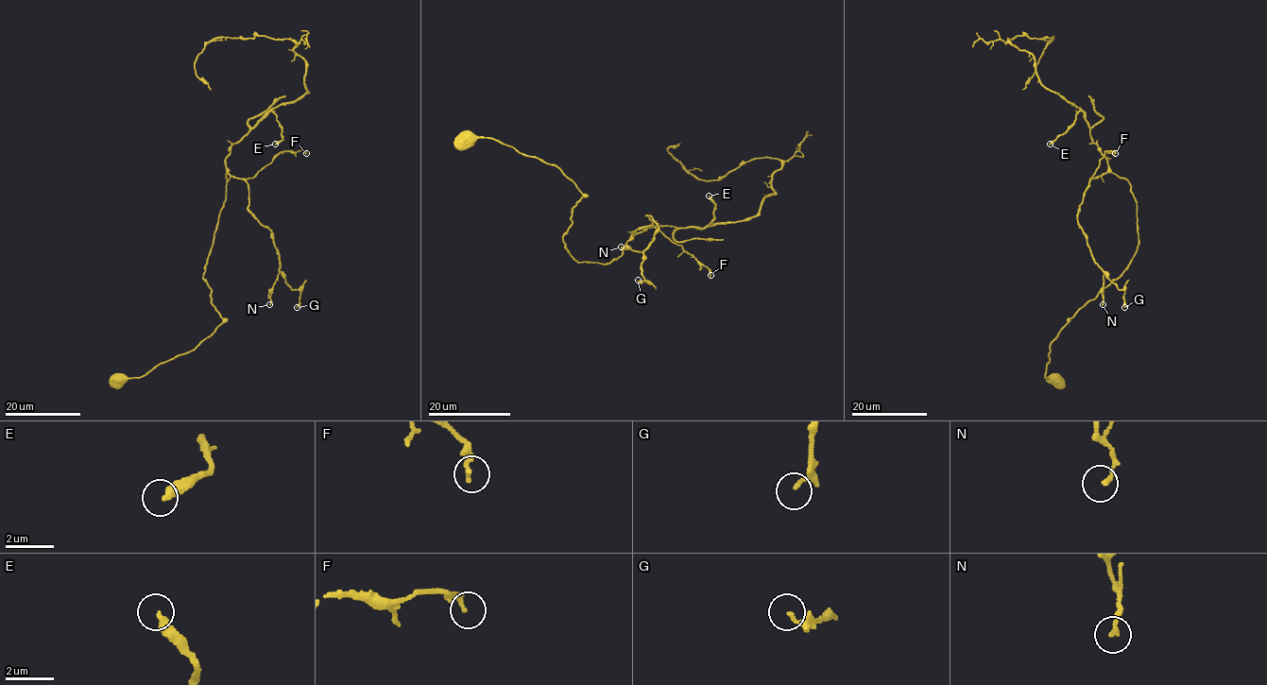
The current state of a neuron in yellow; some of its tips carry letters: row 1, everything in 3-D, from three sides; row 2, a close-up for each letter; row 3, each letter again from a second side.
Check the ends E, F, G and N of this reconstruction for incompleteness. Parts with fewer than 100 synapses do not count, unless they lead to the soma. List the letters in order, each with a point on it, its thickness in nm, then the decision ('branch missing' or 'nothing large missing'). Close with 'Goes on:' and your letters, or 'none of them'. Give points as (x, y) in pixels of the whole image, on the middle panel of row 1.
E: (709, 196) | 360 nm | nothing large missing
F: (710, 275) | 220 nm | nothing large missing
G: (638, 280) | 190 nm | nothing large missing
N: (621, 247) | 160 nm | nothing large missing
Goes on: none of them

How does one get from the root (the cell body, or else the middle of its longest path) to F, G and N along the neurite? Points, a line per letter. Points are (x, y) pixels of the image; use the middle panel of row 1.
F: (468, 141), (494, 138), (573, 182), (583, 195), (563, 239), (578, 262), (608, 264), (653, 226), (710, 275)
G: (468, 141), (494, 138), (573, 182), (583, 195), (563, 239), (578, 262), (617, 260), (650, 215), (638, 280)
N: (468, 141), (573, 182), (578, 262), (617, 260), (652, 217), (646, 248), (621, 247)

